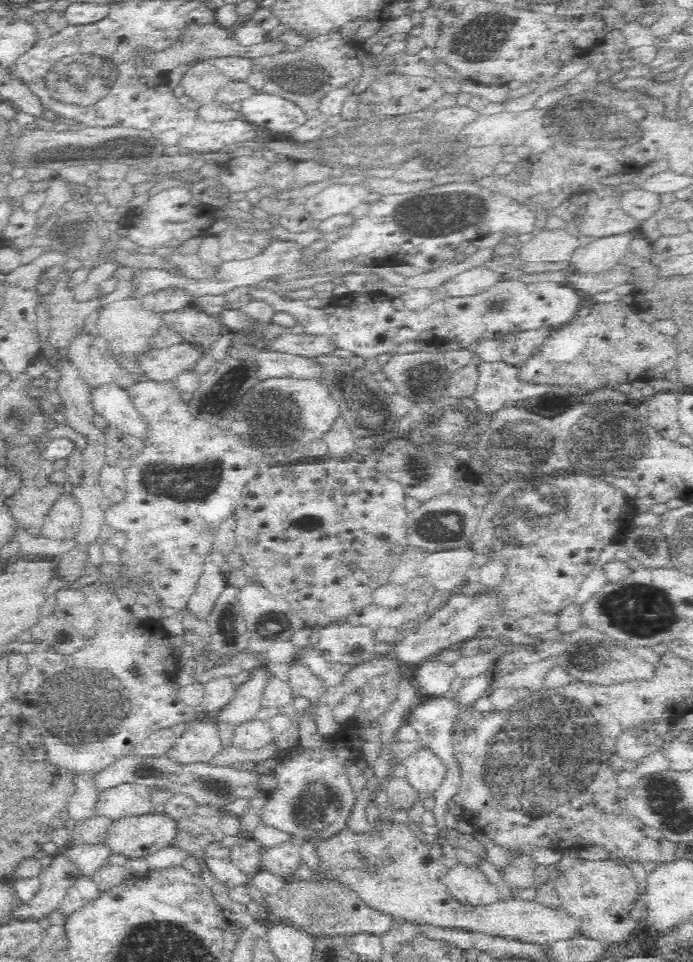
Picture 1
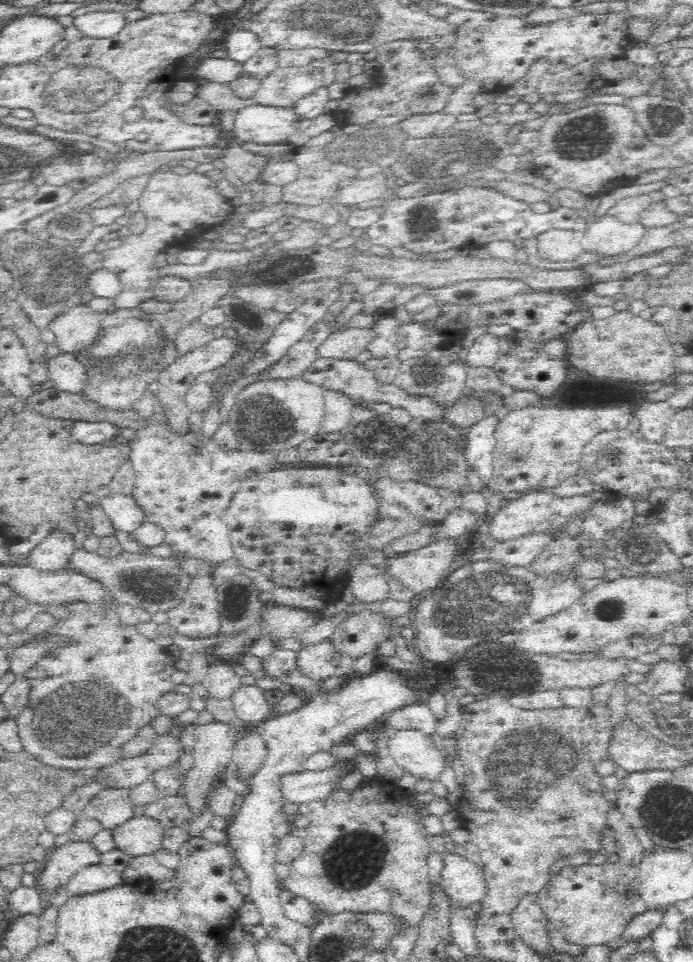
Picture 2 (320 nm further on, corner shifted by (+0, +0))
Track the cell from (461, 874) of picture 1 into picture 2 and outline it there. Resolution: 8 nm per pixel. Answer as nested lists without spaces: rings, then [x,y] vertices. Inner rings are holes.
[[[446,852],[444,862],[440,881],[452,901],[462,909],[481,902],[487,893],[483,871],[457,853]]]

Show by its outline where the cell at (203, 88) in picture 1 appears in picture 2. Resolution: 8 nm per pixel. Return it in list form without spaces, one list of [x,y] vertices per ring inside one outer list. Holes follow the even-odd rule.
[[[205,79],[198,81],[196,96],[208,102],[217,111],[237,110],[238,108],[242,108],[242,106],[246,106],[246,104],[253,103],[253,99],[244,100],[234,97],[227,83],[212,82]]]

